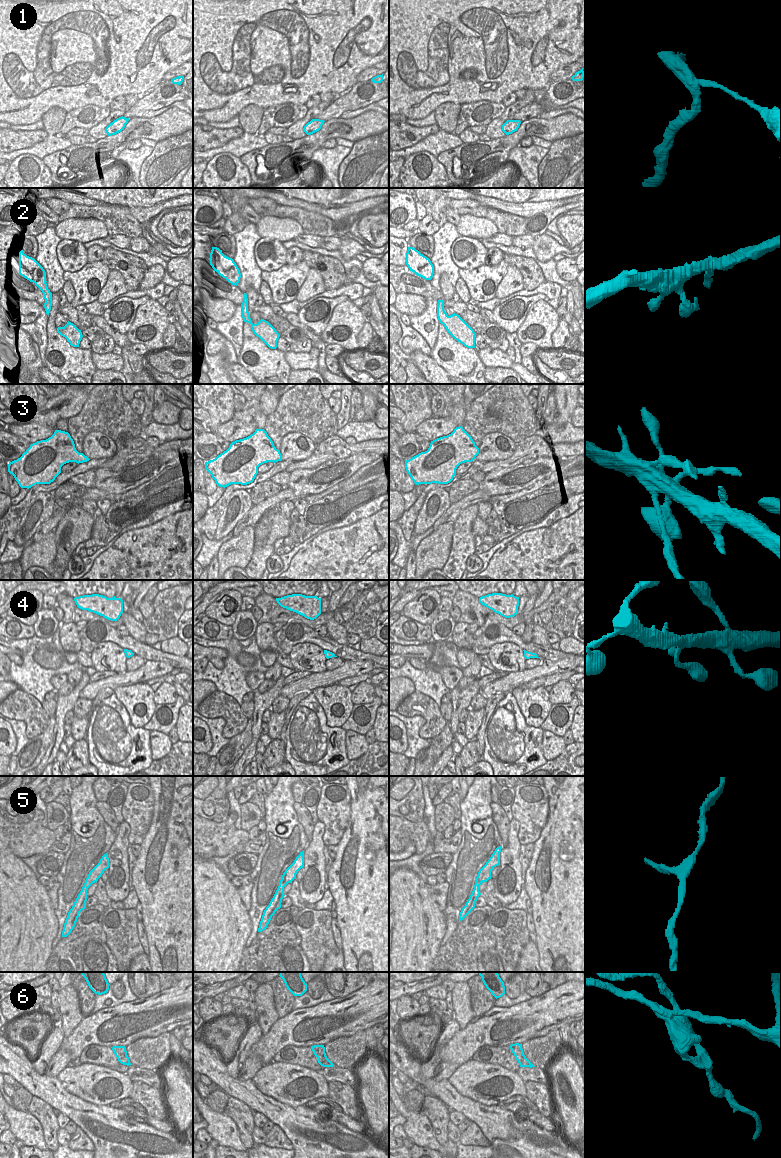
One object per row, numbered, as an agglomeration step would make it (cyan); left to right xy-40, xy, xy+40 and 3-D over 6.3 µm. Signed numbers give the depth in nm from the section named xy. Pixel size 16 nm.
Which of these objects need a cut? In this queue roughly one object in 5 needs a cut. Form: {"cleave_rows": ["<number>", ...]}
{"cleave_rows": ["6"]}

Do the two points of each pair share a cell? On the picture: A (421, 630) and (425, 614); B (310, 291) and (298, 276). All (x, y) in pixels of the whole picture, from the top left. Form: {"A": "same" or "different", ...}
{"A": "different", "B": "different"}

